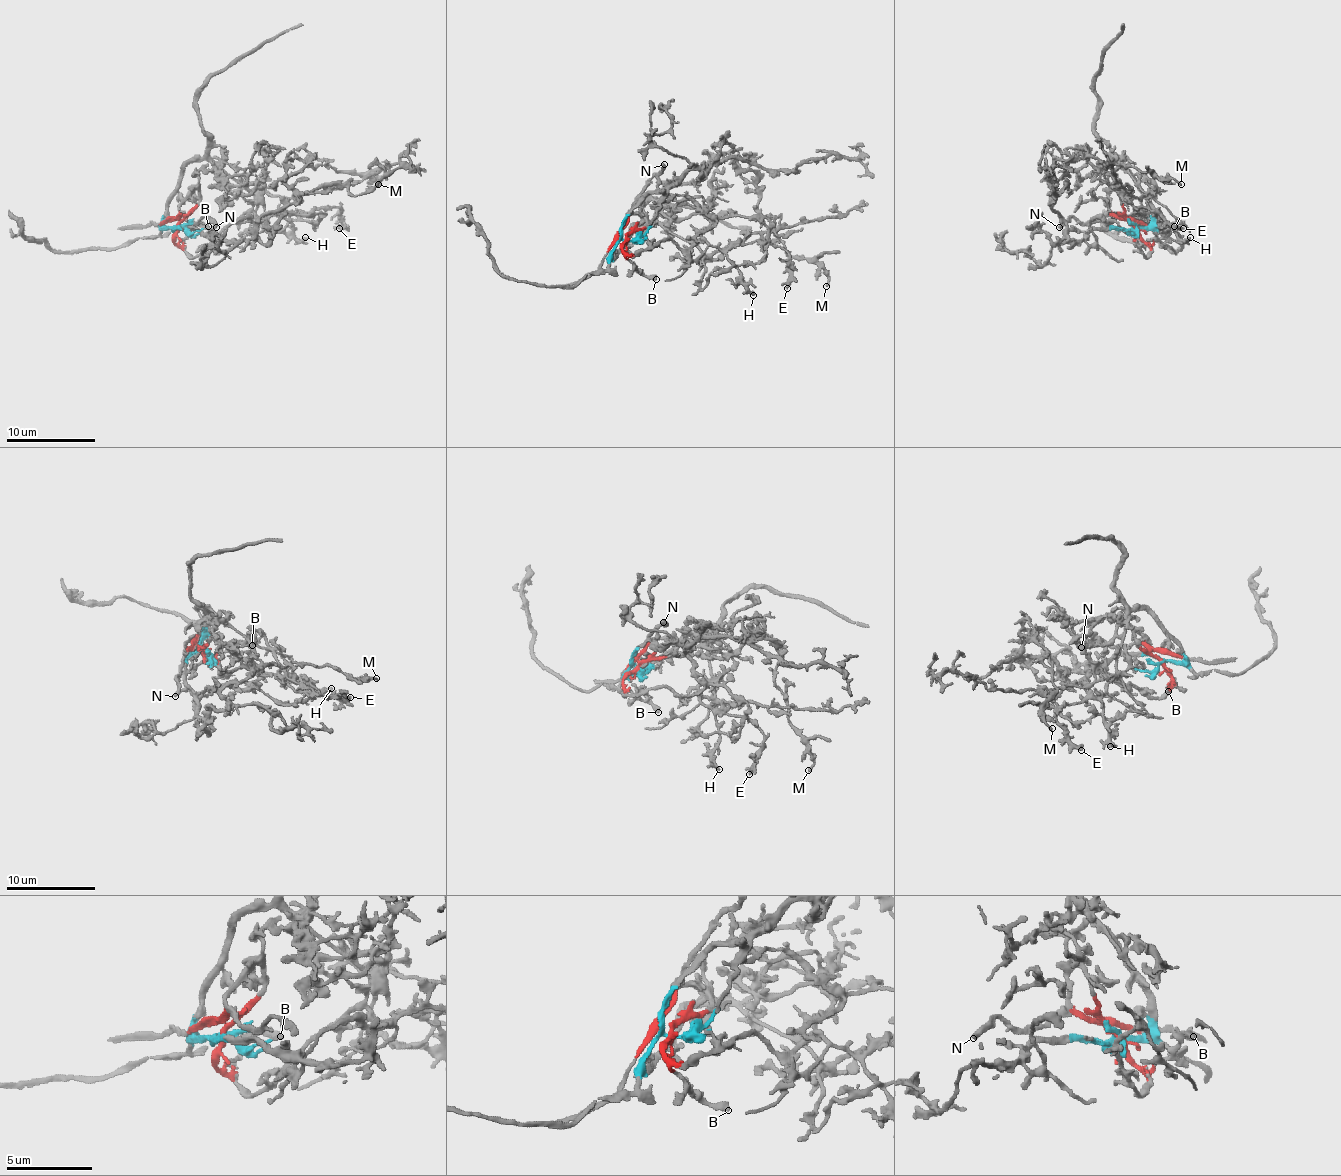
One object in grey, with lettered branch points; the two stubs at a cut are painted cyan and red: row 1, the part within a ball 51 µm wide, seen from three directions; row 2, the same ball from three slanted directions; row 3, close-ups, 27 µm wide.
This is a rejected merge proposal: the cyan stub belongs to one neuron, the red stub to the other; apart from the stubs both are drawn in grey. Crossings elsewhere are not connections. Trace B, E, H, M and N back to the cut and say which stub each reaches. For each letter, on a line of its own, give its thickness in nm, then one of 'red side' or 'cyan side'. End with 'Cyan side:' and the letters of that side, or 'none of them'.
B: calibre 400 nm; red side
E: calibre 280 nm; red side
H: calibre 180 nm; red side
M: calibre 190 nm; cyan side
N: calibre 360 nm; red side
Cyan side: M

